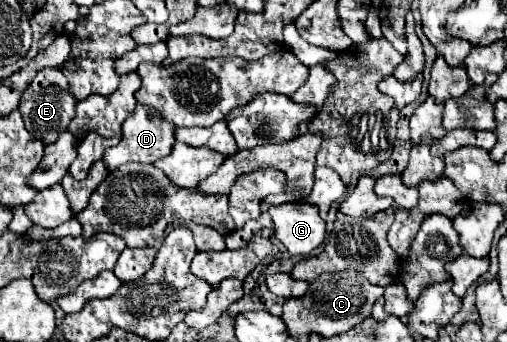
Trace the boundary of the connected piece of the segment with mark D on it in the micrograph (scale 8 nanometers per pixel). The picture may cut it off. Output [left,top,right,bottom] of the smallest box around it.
[104,106,174,170]

